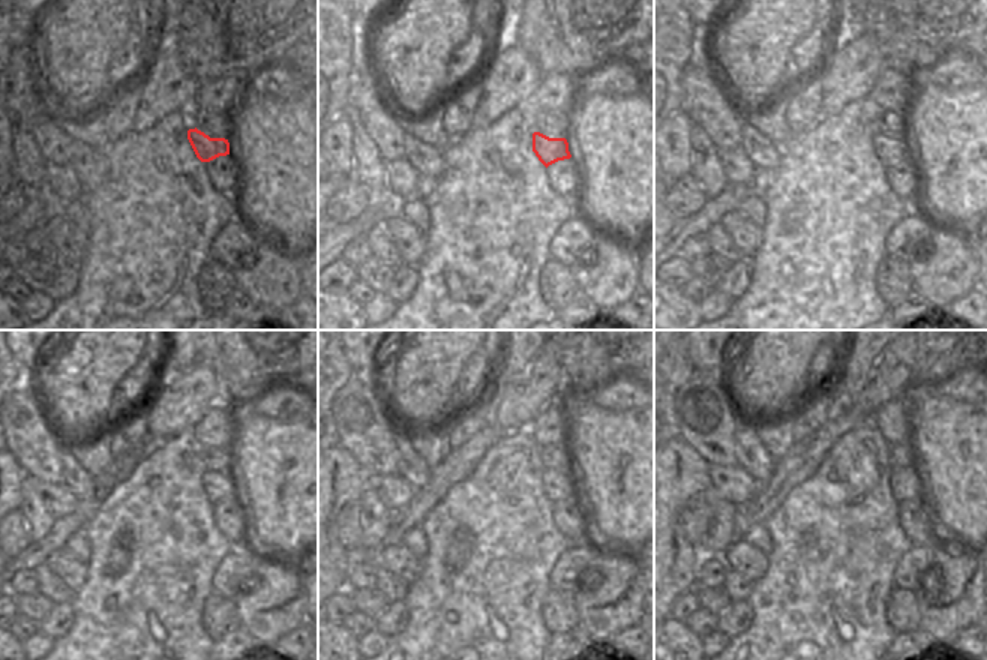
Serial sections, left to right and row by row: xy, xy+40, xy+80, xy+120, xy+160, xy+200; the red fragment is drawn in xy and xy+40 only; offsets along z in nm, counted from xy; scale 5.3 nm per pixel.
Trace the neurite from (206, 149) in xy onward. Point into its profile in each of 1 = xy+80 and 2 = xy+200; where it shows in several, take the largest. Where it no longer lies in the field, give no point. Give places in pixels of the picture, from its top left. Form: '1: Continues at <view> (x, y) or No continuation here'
1: Continues at xy+80 (890, 150)
2: Continues at xy+200 (905, 485).

